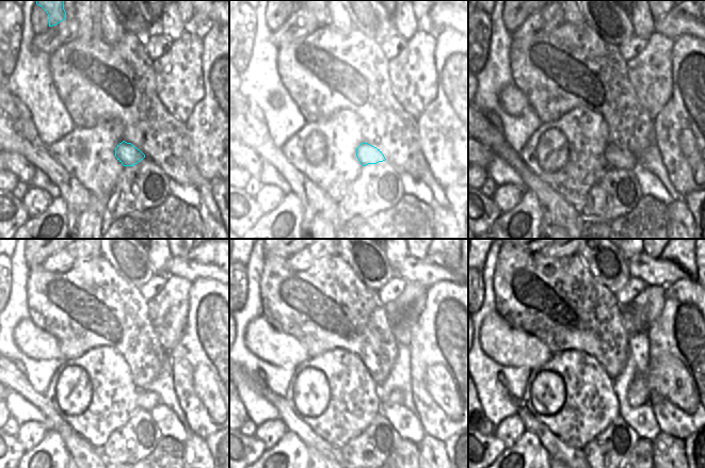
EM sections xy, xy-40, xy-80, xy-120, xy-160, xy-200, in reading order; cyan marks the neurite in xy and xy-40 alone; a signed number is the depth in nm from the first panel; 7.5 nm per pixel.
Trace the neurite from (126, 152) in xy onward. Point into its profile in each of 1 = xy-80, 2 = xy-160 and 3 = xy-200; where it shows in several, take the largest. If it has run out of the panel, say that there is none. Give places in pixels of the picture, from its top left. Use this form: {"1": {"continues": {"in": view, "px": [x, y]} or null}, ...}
{"1": {"continues": {"in": "xy-80", "px": [617, 158]}}, "2": {"continues": {"in": "xy-160", "px": [396, 398]}}, "3": {"continues": {"in": "xy-200", "px": [666, 375]}}}

